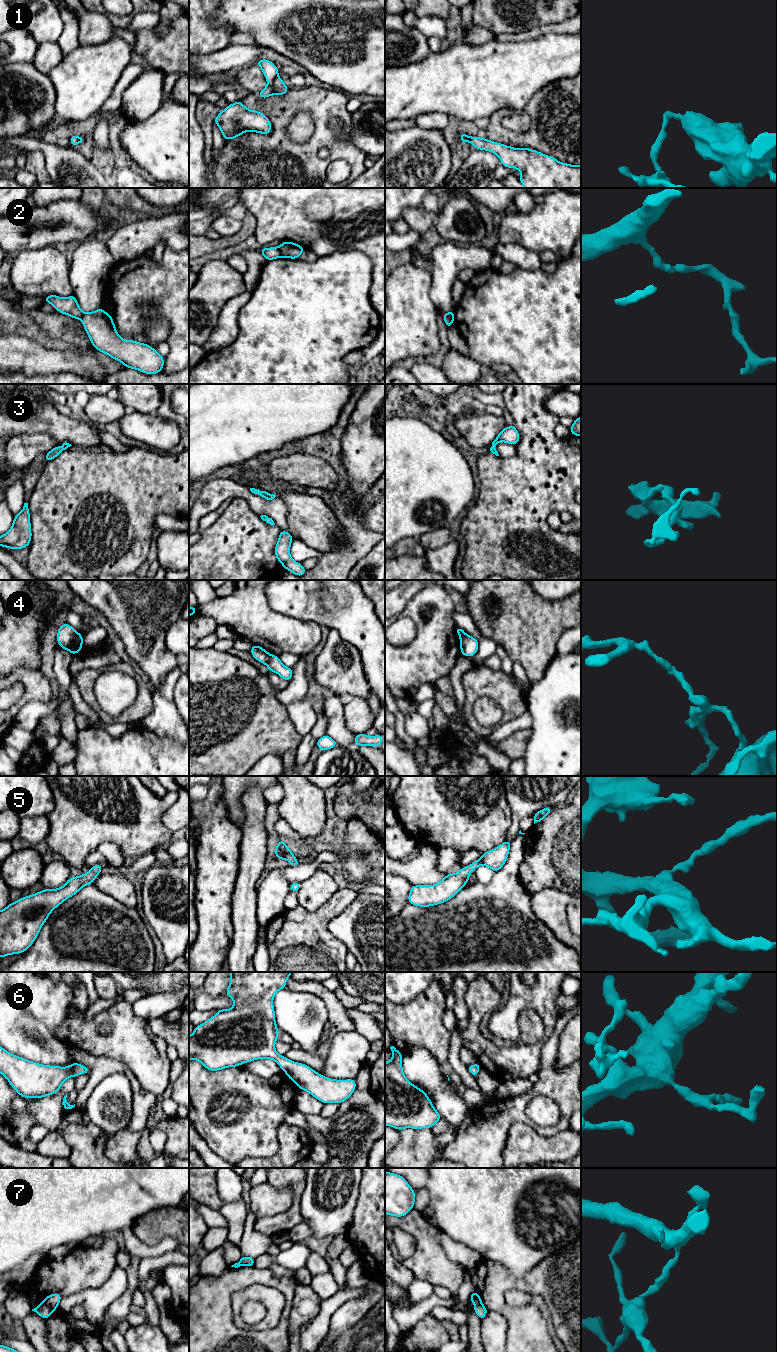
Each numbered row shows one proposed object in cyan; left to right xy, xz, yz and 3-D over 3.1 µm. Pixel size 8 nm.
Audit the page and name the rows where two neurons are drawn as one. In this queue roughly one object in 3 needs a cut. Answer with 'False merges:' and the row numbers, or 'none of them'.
False merges: 1, 2, 4, 7

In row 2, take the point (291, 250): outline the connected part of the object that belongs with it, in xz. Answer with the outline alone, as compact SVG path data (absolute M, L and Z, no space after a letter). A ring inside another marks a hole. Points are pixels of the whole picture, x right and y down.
M283 241L278 248L282 254L282 257L290 259L298 259L305 251L305 248L301 245L289 241Z

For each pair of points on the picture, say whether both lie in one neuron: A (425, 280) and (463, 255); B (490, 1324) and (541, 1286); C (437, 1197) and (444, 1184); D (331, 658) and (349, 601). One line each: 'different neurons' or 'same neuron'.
A: different neurons
B: different neurons
C: same neuron
D: different neurons

